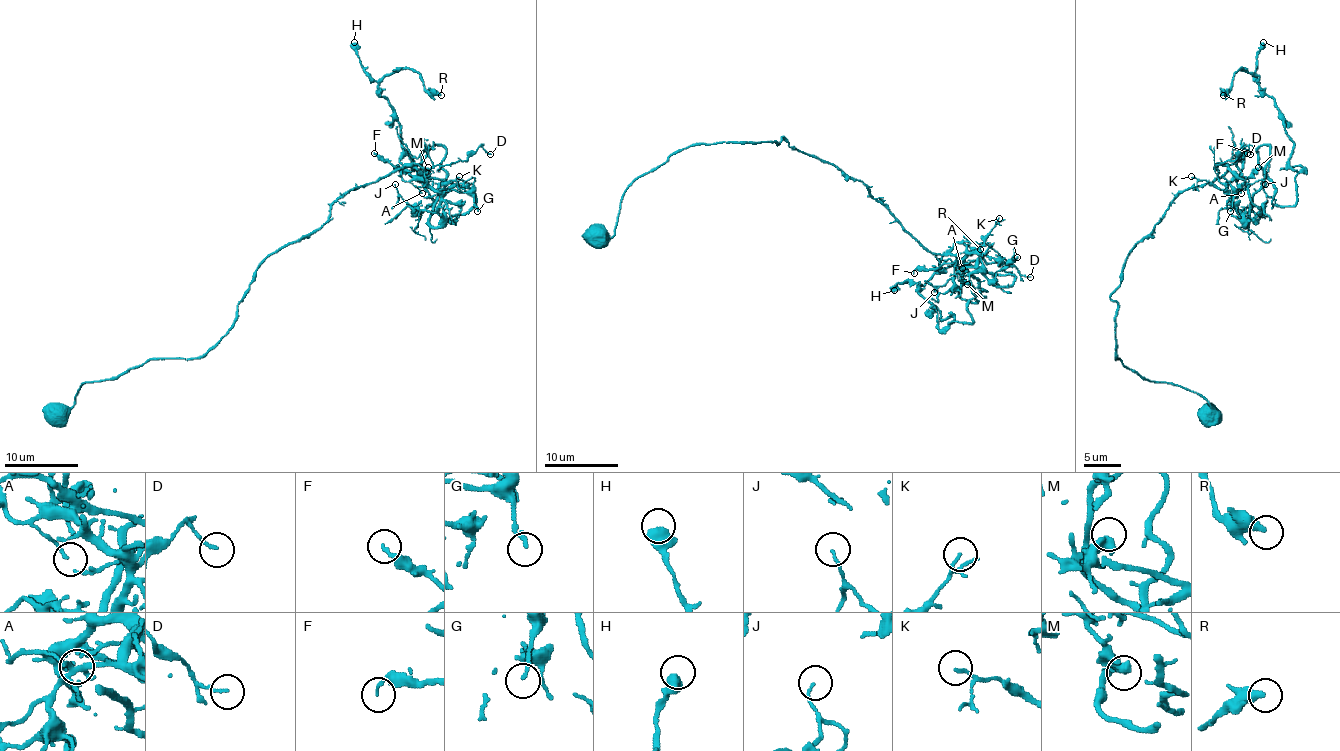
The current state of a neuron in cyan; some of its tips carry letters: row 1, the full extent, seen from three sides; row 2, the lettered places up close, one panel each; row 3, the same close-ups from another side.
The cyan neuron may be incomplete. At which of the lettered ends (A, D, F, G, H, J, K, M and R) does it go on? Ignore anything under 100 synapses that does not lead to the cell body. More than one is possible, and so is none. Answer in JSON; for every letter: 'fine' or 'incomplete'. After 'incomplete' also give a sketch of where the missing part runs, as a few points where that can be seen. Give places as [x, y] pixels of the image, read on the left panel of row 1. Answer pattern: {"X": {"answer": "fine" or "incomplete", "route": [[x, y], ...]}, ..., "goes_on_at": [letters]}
{"A": {"answer": "fine"}, "D": {"answer": "fine"}, "F": {"answer": "fine"}, "G": {"answer": "fine"}, "H": {"answer": "fine"}, "J": {"answer": "fine"}, "K": {"answer": "fine"}, "M": {"answer": "fine"}, "R": {"answer": "fine"}, "goes_on_at": []}

